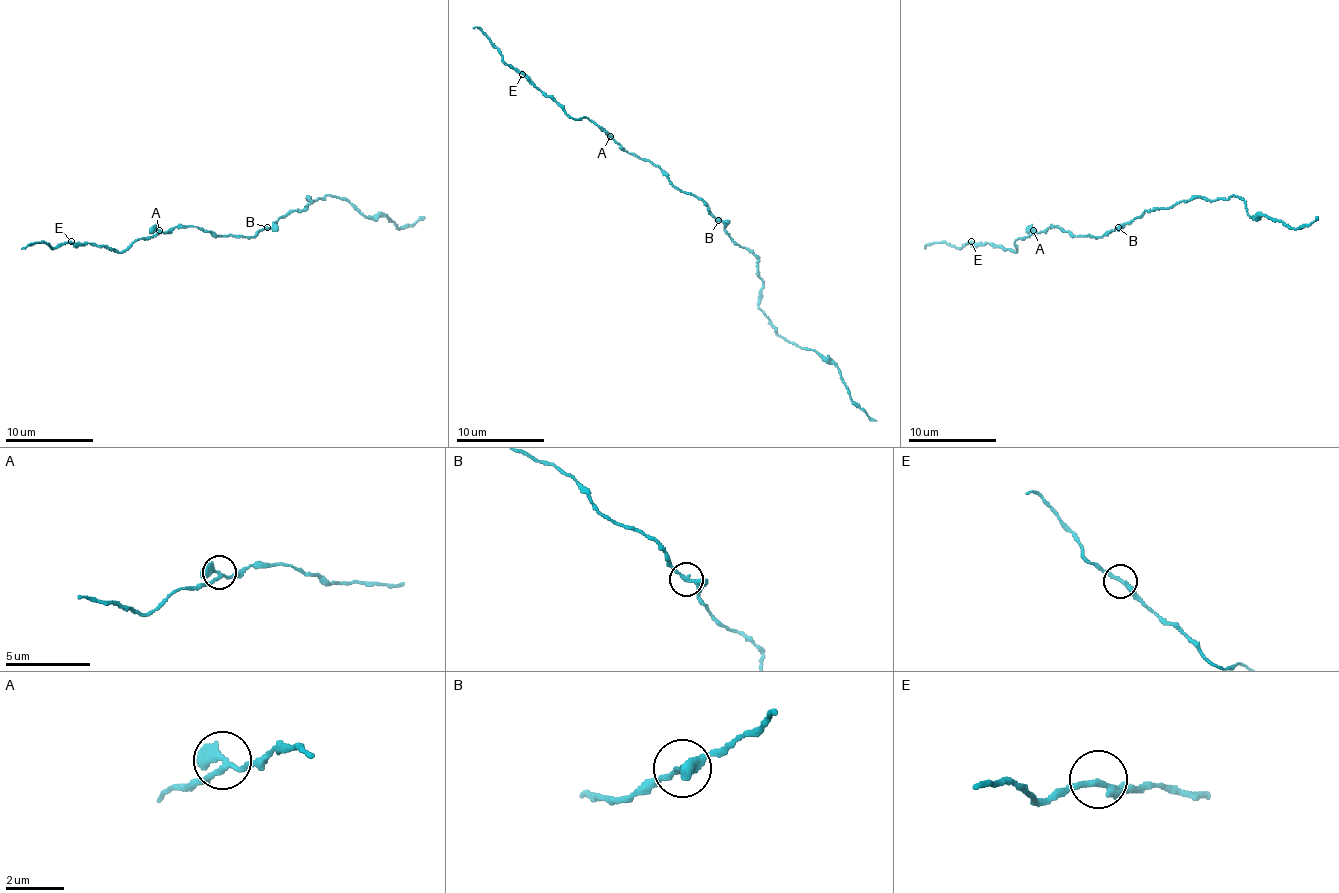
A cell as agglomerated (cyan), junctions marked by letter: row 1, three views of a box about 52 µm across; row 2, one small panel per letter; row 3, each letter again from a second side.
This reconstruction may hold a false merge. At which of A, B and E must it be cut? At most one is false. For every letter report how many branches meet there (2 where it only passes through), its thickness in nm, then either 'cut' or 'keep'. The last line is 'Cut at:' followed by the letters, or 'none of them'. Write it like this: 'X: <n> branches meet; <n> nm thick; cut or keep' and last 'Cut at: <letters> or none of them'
A: 3 branches meet; 200 nm thick; keep
B: 3 branches meet; 200 nm thick; keep
E: 2 branches meet; 240 nm thick; keep
Cut at: none of them

